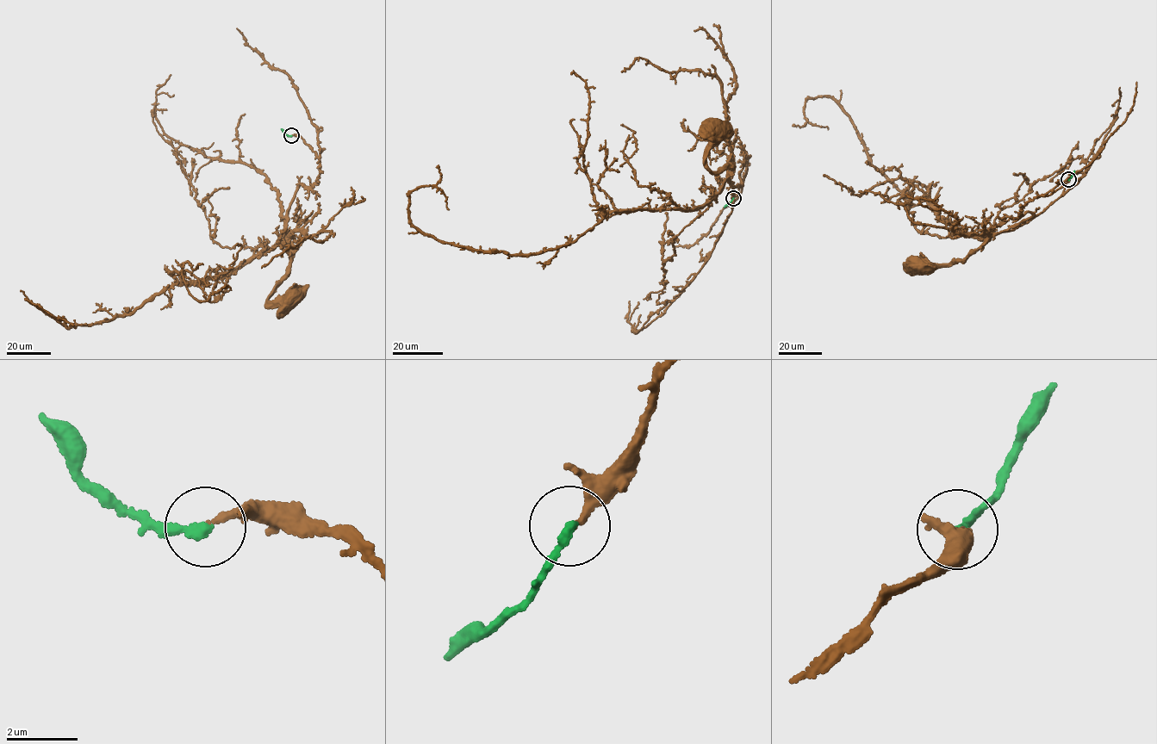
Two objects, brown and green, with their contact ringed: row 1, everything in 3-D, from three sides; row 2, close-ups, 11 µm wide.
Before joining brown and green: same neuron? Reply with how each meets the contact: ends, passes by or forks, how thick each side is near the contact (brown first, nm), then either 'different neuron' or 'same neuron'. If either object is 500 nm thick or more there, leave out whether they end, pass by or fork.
brown ends; green ends; calibres 190 and 280 nm; same neuron

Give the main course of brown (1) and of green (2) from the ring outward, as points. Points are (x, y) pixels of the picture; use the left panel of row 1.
1: (291, 136), (316, 153), (320, 174), (295, 191), (286, 227), (293, 256), (267, 301), (295, 296)
2: (291, 136), (281, 128)

